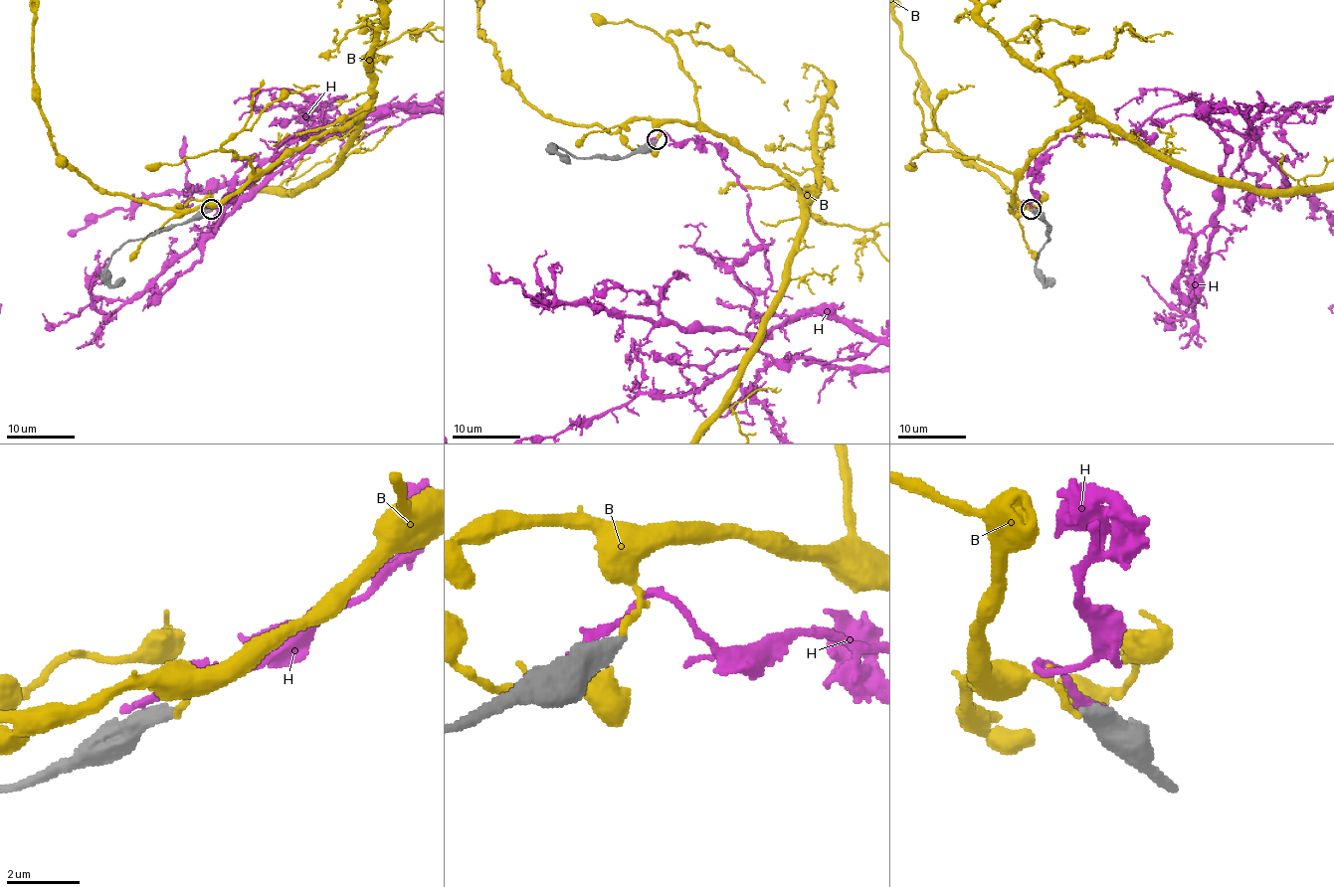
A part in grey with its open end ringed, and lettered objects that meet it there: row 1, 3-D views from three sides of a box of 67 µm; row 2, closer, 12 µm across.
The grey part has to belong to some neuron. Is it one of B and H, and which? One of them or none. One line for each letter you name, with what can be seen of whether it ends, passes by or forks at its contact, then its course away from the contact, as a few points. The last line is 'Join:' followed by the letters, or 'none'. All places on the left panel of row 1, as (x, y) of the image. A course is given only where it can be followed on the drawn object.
Join: none

